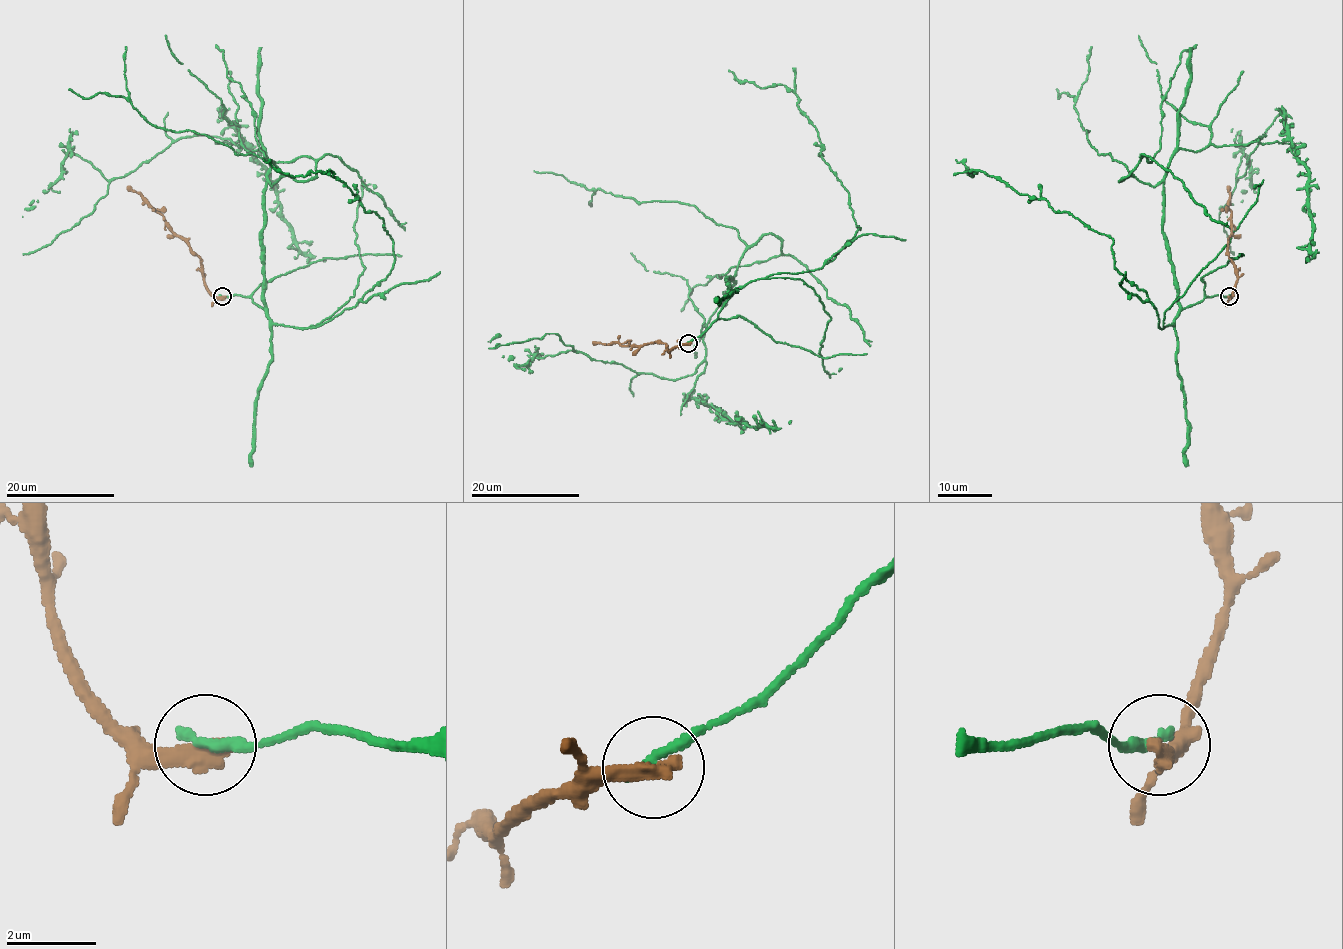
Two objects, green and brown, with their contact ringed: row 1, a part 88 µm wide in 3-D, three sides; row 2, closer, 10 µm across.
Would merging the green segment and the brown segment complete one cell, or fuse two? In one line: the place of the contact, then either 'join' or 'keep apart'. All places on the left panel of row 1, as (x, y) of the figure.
(222, 296) | keep apart

